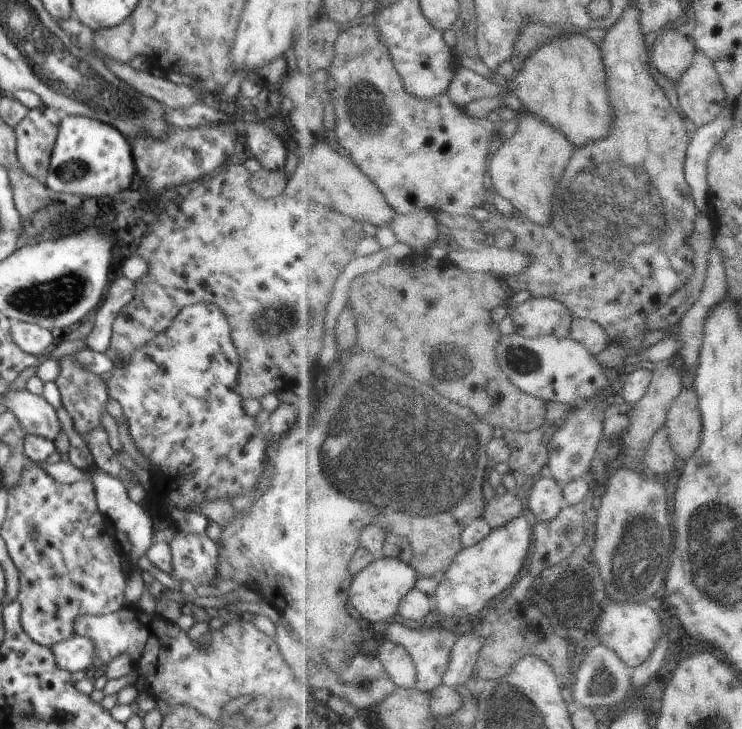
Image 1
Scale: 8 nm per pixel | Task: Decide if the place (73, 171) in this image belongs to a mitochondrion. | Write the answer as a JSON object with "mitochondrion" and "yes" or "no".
{"mitochondrion":"yes"}

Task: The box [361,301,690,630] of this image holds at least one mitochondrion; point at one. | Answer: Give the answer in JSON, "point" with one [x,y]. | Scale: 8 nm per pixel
{"point":[645,533]}

